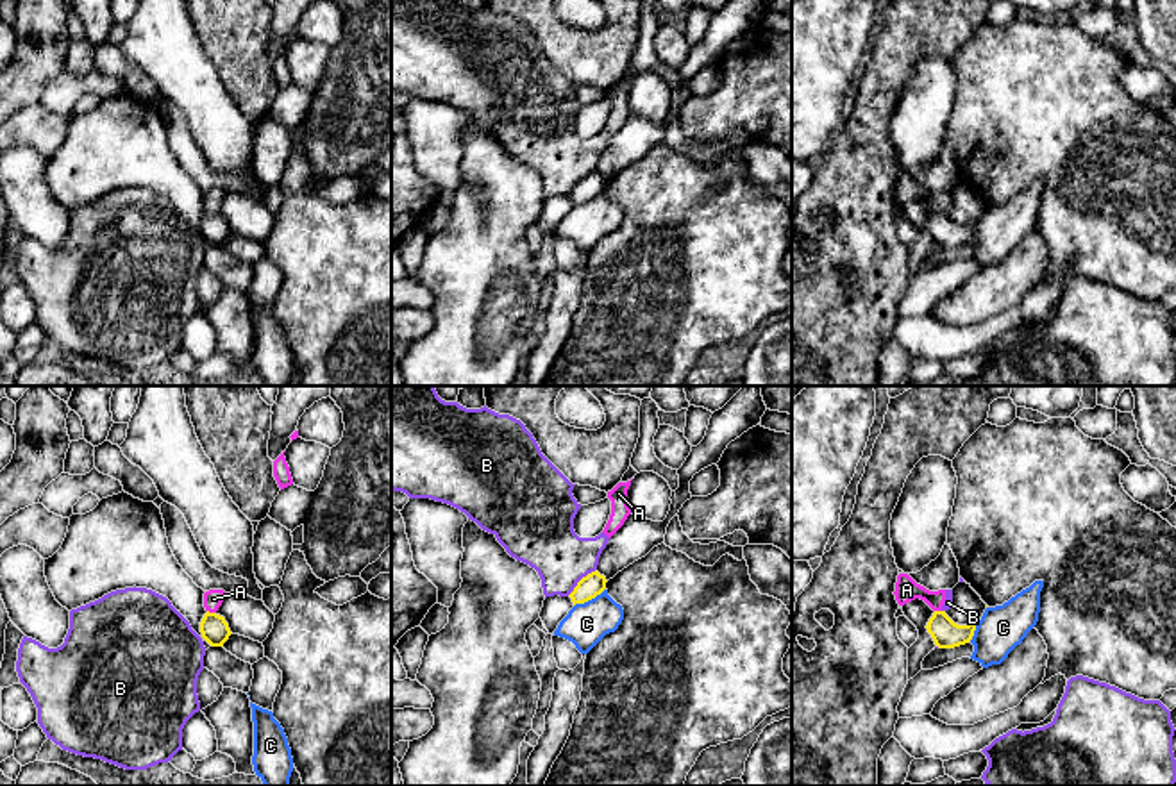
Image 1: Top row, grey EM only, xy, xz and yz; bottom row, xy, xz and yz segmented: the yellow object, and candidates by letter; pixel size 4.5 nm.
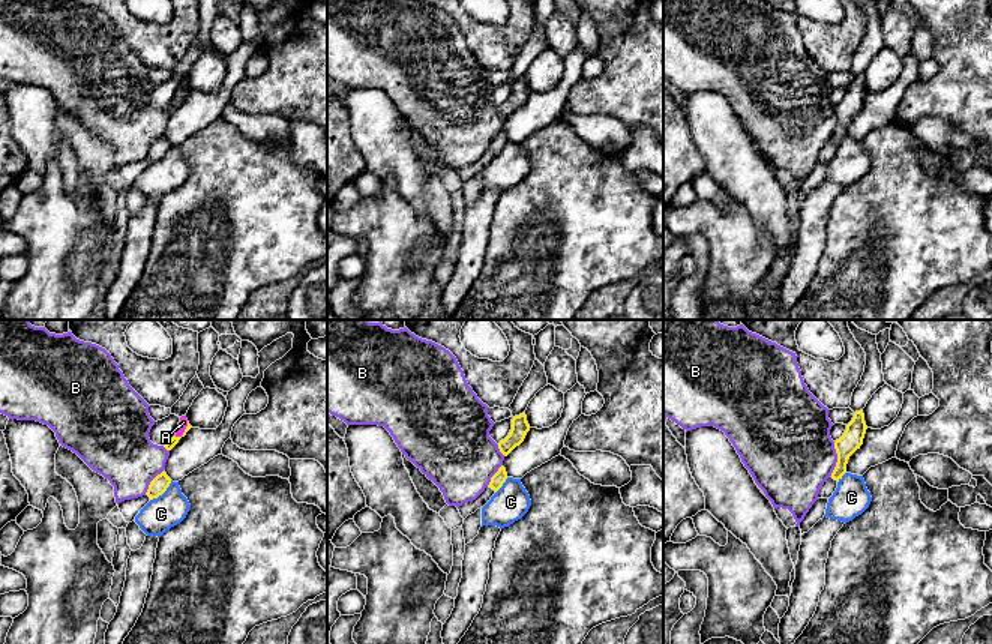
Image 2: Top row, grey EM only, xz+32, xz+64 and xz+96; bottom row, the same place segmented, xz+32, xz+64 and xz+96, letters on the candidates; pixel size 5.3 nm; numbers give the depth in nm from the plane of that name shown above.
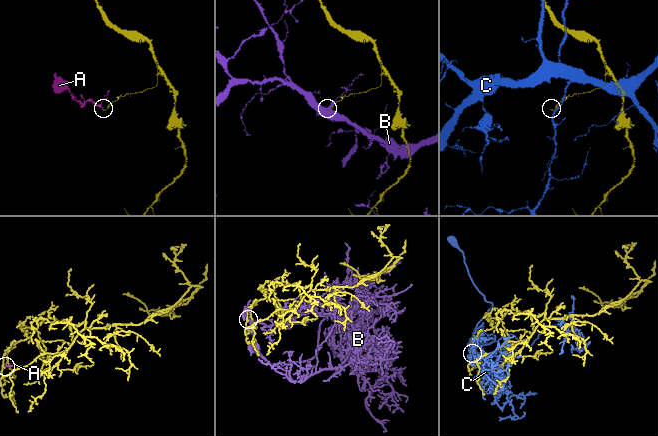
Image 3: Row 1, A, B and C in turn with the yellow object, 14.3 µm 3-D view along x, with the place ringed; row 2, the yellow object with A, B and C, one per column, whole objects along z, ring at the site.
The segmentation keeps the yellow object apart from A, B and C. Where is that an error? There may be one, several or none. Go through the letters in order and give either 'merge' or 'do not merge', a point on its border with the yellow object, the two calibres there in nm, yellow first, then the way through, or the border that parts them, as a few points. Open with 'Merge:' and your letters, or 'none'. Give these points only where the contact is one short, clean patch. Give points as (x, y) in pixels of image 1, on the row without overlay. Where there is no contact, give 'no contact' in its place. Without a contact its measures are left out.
Merge: none
A: do not merge; contact xy (211, 213); calibres 120 and 90 nm; border xy (208, 209), (215, 213)
B: do not merge; contact xz (579, 181); calibres 100 and 280 nm
C: do not merge; contact xz (588, 199); calibres 100 and 190 nm

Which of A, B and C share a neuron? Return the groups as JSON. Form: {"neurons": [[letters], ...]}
{"neurons": [["A", "B"], ["C"]]}

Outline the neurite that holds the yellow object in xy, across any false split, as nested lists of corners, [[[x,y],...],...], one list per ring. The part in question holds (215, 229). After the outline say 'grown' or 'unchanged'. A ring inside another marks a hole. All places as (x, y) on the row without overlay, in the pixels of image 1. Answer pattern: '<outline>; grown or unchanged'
[[[209,211],[204,214],[200,222],[200,232],[202,232],[202,238],[211,247],[223,247],[223,243],[232,234],[225,218],[216,213],[209,213]]]; unchanged

